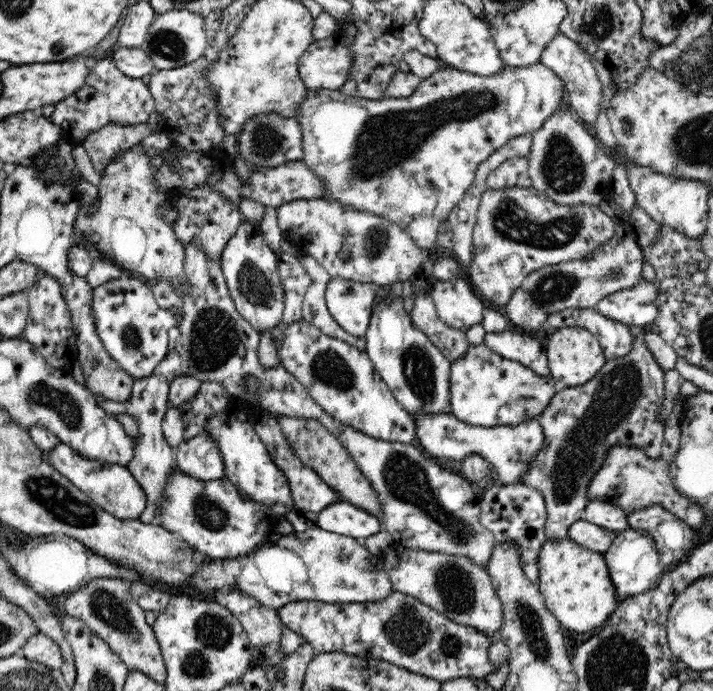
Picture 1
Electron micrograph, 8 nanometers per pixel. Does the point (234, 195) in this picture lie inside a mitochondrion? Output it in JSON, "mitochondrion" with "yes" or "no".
{"mitochondrion":"no"}

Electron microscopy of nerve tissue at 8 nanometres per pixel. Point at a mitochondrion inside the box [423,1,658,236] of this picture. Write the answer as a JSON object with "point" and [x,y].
{"point":[563,168]}

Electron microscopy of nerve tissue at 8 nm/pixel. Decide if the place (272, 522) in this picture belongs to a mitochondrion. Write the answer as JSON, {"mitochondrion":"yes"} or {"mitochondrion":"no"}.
{"mitochondrion":"no"}

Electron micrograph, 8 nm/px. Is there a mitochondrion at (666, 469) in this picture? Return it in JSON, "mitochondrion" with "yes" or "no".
{"mitochondrion":"no"}

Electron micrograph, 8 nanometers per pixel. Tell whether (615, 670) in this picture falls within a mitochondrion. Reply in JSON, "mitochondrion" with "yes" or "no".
{"mitochondrion":"yes"}

